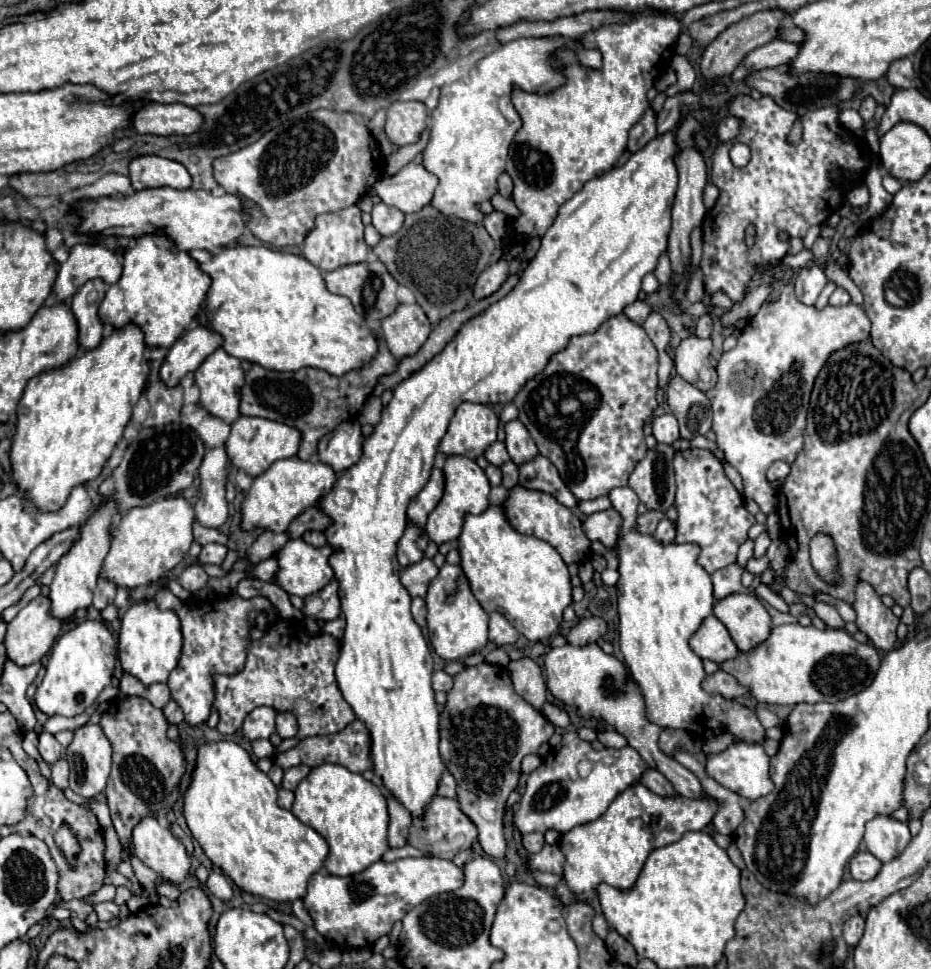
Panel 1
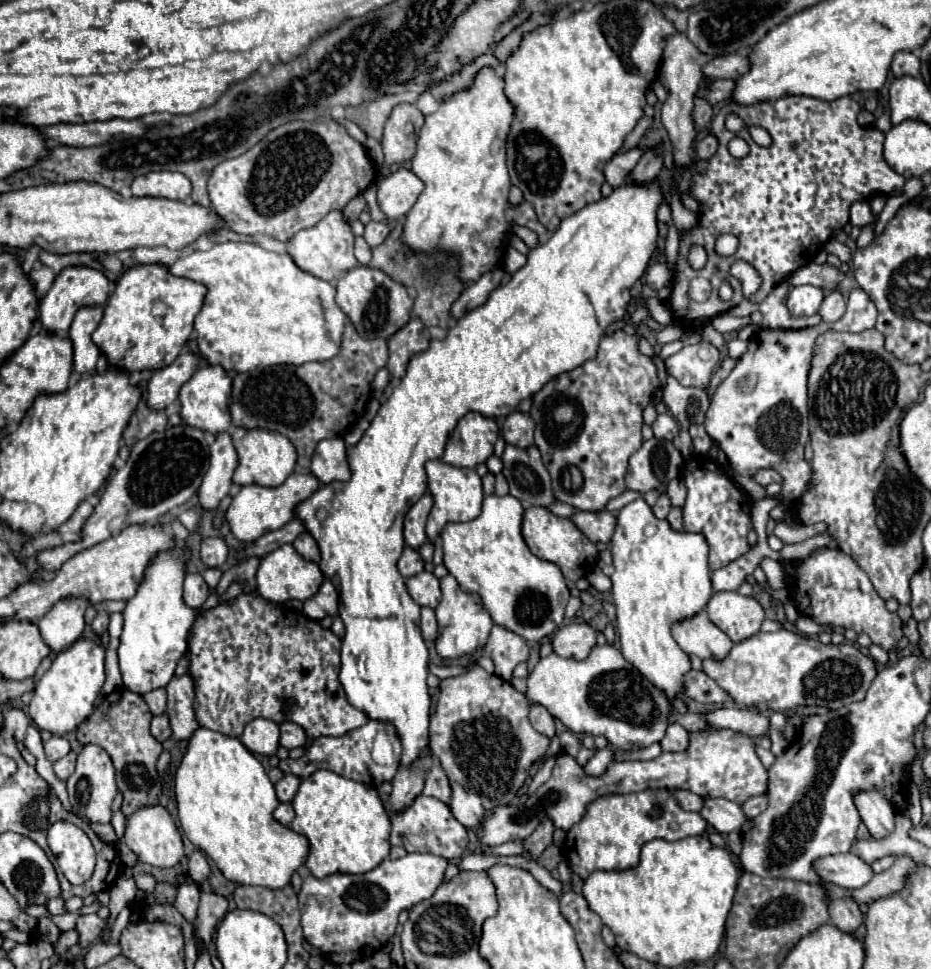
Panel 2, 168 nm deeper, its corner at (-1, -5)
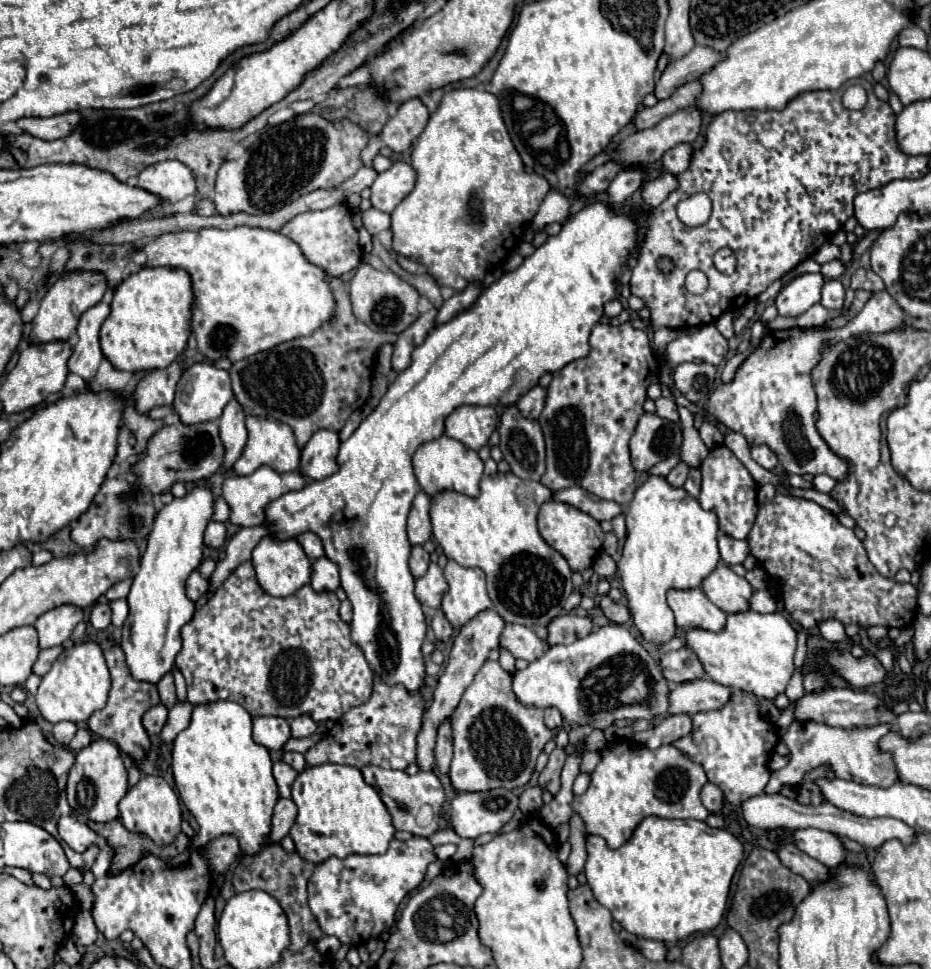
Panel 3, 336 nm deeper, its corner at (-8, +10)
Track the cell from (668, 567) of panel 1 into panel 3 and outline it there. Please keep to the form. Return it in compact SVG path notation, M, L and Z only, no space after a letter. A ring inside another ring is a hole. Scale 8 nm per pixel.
M651 476L635 490L625 516L629 536L617 564L621 570L621 584L635 626L645 640L661 644L671 640L677 628L673 612L665 600L667 590L697 588L719 564L717 516L703 510L697 498L689 496L683 488L673 488L663 476Z

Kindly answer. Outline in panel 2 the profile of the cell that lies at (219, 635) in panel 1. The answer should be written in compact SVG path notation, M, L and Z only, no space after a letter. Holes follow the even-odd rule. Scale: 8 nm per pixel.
M184 673L180 677L174 677L168 685L168 715L172 723L172 737L176 741L190 739L194 731L200 727L196 721L196 711L194 711L194 679L190 673Z

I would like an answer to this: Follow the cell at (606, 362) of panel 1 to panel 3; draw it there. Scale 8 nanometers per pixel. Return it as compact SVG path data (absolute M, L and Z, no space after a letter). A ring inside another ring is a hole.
M629 322L621 326L595 324L589 336L589 356L569 362L565 368L553 374L553 382L547 388L545 410L539 416L547 444L547 468L541 476L541 484L557 492L569 486L583 486L587 492L627 506L633 500L637 488L637 472L629 460L629 438L635 432L637 420L643 414L643 402L647 398L649 378L657 378L657 356L651 350L649 338L643 330L635 330Z

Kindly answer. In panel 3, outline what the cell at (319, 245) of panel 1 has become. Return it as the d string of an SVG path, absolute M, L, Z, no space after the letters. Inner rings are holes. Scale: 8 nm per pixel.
M335 204L327 210L299 214L293 220L289 220L279 232L283 236L291 238L293 242L297 242L303 256L311 264L327 270L333 276L341 276L341 274L357 268L359 262L361 262L359 238L357 238L357 230L351 224L351 214L349 214L347 204Z

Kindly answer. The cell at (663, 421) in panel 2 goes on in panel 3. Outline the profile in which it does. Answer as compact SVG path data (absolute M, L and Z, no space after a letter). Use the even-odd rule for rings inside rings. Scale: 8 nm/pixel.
M657 398L655 400L655 406L657 406L657 416L665 418L665 420L671 420L671 422L679 422L679 412L677 412L677 404L671 400L671 398Z

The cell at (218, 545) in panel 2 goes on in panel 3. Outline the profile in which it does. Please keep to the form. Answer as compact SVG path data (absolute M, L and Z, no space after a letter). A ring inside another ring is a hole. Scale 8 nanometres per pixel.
M211 520L209 526L207 526L207 530L205 530L205 536L203 536L205 546L209 546L209 548L221 548L225 544L225 538L227 538L225 524Z

